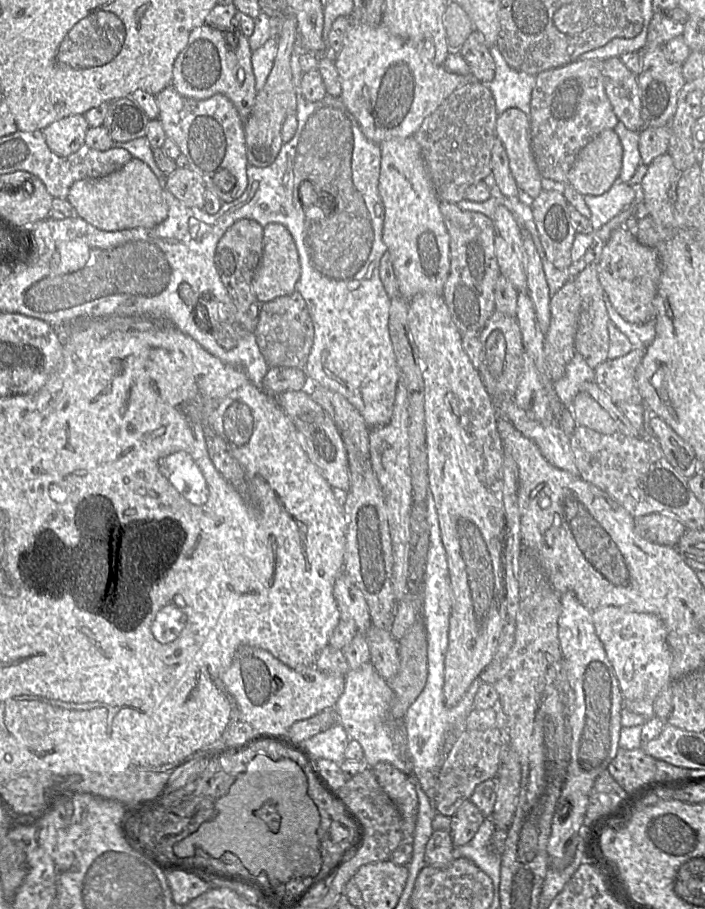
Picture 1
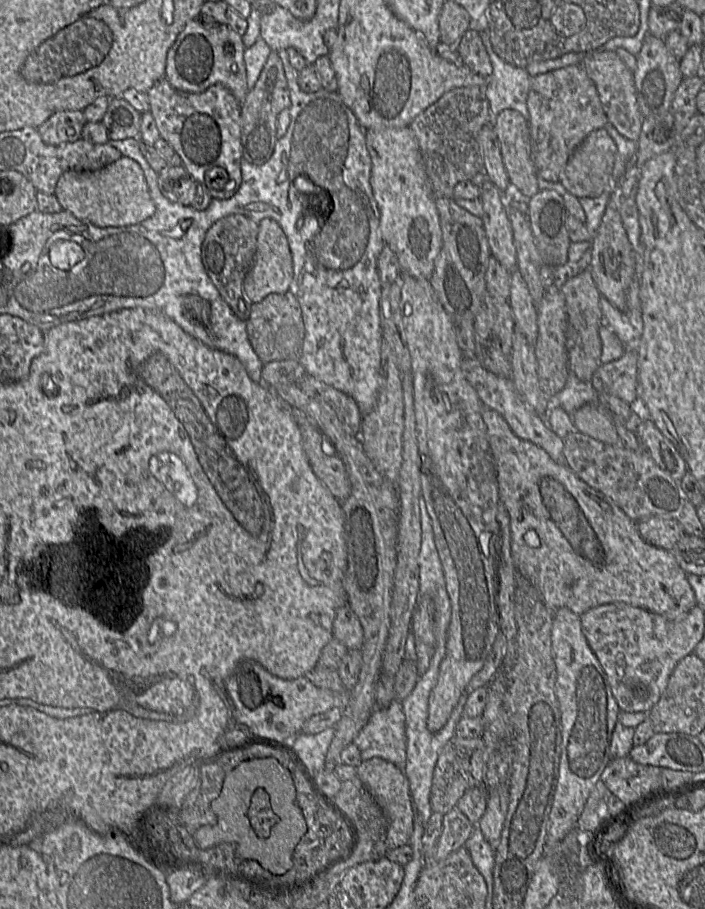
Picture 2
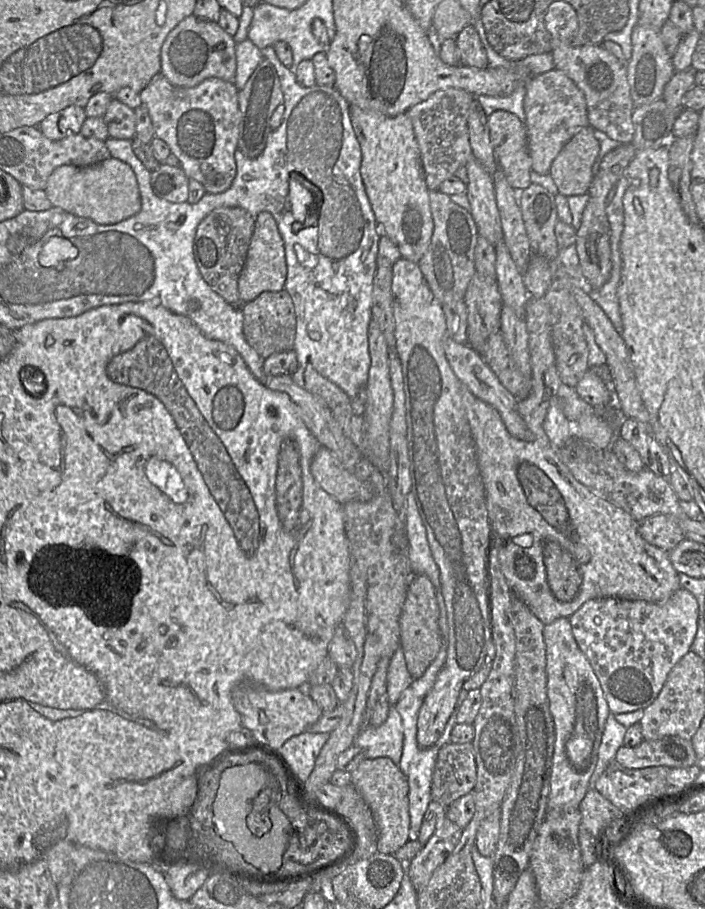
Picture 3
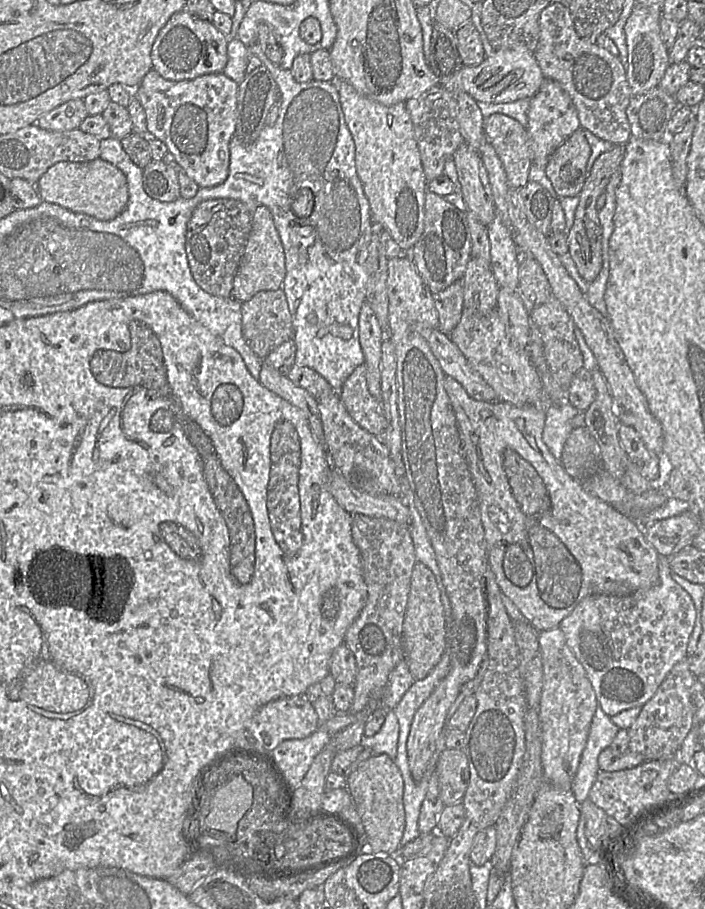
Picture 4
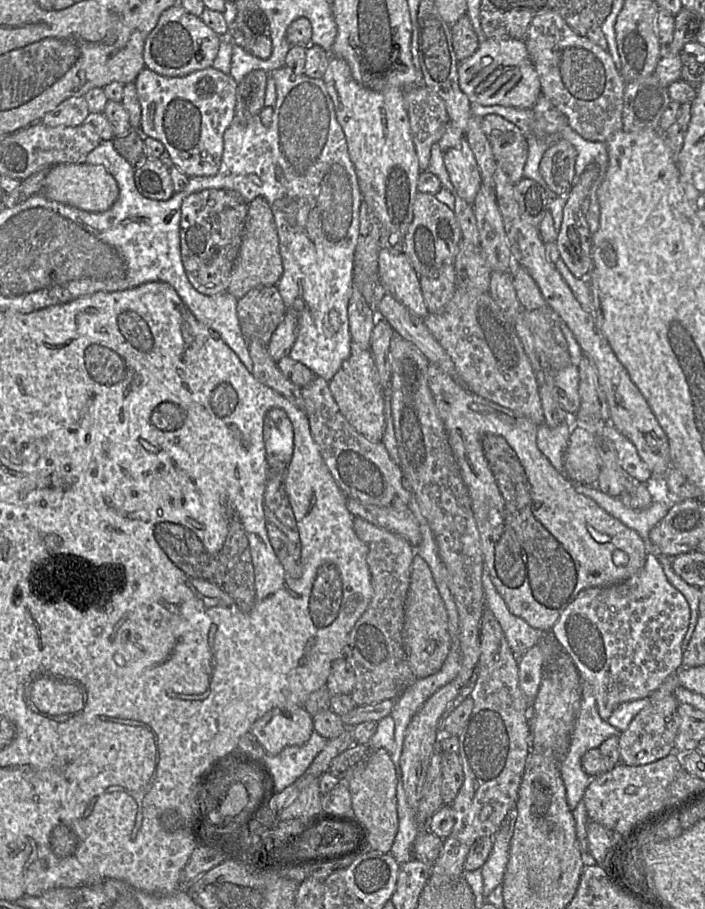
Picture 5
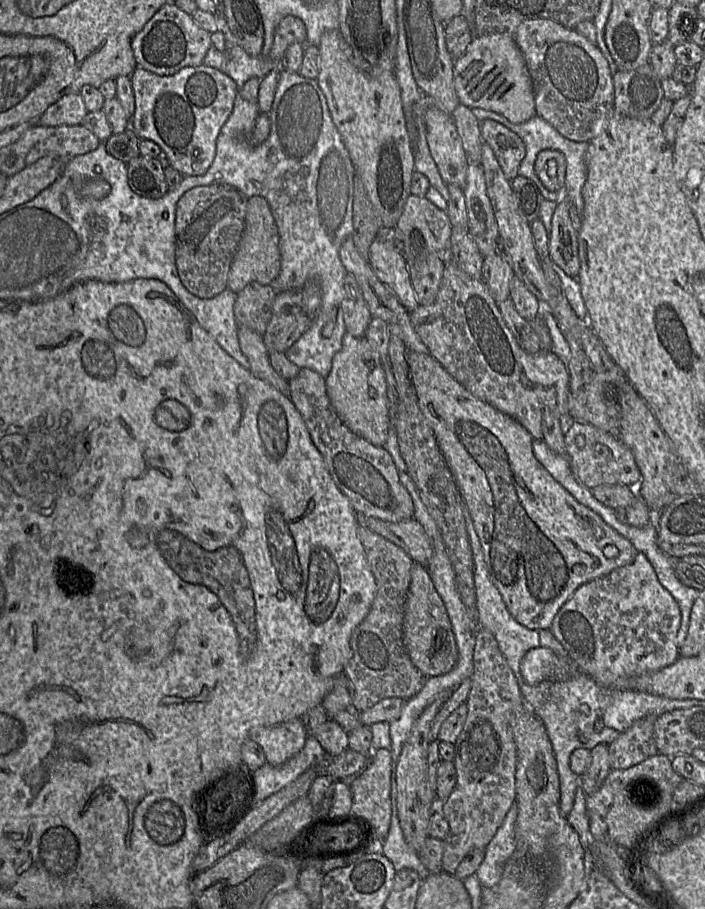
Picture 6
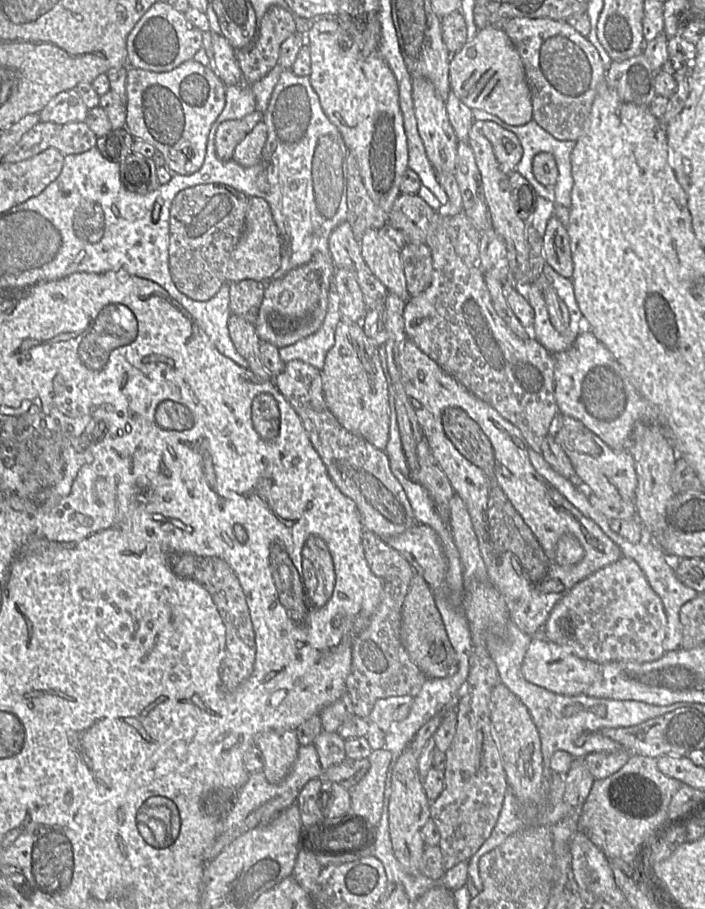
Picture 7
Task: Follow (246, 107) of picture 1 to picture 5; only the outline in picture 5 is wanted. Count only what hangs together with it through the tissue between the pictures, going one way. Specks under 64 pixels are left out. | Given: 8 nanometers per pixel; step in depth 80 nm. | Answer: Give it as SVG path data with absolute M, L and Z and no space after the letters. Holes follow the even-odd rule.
M180 5L165 10L148 35L143 50L145 67L165 77L181 77L212 67L221 44L221 37L200 18Z

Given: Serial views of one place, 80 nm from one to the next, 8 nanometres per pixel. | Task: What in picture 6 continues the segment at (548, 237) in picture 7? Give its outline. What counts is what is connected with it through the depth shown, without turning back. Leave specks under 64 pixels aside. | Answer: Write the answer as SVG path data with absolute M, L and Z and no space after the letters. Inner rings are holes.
M567 201L558 204L549 233L549 256L571 277L580 271L578 231L574 228Z

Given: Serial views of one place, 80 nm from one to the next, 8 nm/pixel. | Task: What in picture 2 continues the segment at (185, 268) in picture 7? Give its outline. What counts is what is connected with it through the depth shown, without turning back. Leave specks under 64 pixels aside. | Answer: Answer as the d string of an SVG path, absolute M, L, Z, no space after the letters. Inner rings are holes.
M230 214L212 224L201 245L201 261L207 275L233 313L245 322L253 303L244 294L243 282L254 263L258 231L255 221L243 214Z

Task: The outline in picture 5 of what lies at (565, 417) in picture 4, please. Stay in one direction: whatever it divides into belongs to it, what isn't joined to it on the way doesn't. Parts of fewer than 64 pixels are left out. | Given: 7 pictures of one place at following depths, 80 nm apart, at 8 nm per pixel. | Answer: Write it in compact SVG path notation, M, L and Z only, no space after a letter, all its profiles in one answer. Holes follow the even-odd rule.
M568 415L561 425L551 428L546 423L538 427L537 447L550 461L553 467L565 474L564 455L567 449L570 434L578 427L575 415Z

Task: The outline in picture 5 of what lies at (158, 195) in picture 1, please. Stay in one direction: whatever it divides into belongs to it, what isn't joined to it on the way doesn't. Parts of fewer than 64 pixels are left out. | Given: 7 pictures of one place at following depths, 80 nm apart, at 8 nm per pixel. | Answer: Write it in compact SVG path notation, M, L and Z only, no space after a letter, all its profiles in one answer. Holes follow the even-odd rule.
M61 163L50 168L41 193L50 200L84 211L104 212L110 209L118 199L119 187L115 178L103 165Z

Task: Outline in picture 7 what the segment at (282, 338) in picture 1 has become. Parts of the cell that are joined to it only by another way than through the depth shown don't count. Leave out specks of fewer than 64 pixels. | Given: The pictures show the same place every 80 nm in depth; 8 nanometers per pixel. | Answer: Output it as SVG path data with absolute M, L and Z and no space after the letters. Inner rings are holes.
M245 279L228 284L231 313L254 325L263 301L266 282Z

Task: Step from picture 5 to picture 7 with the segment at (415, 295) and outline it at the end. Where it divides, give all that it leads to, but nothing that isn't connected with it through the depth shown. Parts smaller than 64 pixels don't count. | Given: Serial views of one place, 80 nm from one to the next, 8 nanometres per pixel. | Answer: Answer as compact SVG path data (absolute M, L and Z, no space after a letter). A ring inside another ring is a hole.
M368 229L363 234L360 248L371 272L389 292L406 302L411 296L407 291L400 250L376 229Z

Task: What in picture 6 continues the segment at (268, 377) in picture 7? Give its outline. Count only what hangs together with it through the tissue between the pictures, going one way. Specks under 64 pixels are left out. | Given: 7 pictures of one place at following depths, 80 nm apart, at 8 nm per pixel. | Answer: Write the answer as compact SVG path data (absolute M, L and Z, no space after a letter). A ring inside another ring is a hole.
M238 326L238 340L242 353L250 363L251 373L289 397L289 382L271 366L262 336L247 327Z

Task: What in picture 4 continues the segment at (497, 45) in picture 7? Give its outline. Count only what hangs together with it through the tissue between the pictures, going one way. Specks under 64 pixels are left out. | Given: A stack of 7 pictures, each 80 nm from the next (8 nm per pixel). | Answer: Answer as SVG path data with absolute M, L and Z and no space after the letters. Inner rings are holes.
M527 48L495 50L476 66L463 66L459 71L463 90L476 102L508 103L532 98L539 90L544 76L532 51Z

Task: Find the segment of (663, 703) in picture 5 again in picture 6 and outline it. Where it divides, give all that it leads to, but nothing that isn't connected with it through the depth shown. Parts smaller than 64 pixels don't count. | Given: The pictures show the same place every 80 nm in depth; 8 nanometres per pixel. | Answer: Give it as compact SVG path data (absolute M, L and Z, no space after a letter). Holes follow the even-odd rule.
M646 716L635 721L614 742L608 745L611 770L628 769L655 756L654 724L658 716Z

